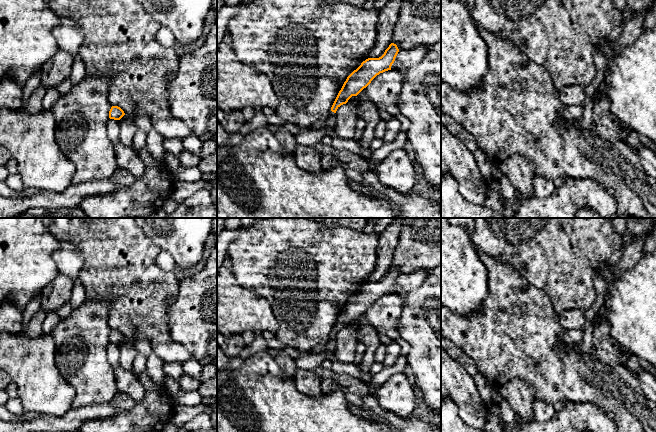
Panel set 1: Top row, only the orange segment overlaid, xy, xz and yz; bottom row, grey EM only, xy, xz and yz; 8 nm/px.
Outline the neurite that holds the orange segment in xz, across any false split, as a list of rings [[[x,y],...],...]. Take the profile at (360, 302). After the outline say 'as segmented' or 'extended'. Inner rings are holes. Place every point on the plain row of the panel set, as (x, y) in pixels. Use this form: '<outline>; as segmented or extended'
[[[391,267],[385,274],[384,278],[379,282],[368,282],[354,294],[344,306],[339,315],[329,338],[325,345],[324,353],[303,354],[294,359],[296,369],[312,370],[319,367],[325,359],[330,359],[336,350],[337,333],[348,326],[352,320],[357,320],[371,305],[380,297],[391,294],[391,290],[399,276],[396,268]]]; extended

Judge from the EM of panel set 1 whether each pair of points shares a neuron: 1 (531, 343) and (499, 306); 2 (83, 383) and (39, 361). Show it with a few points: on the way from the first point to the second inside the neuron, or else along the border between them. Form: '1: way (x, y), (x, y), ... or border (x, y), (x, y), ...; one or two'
1: way (522, 334), (516, 328), (516, 323), (508, 315); one
2: border (55, 348), (55, 365), (59, 373), (74, 388); two

